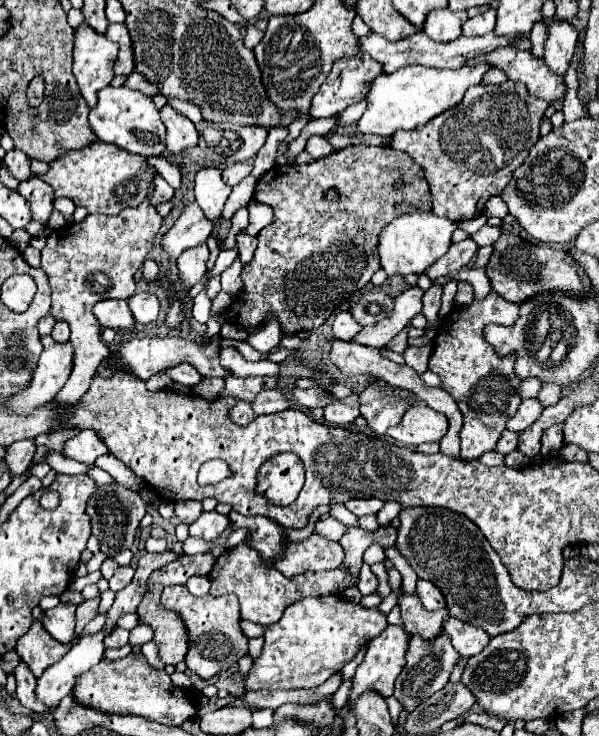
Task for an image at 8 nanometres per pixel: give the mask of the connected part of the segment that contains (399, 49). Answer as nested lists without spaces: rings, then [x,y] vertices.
[[[418,31],[418,33],[410,35],[410,37],[406,37],[406,39],[402,39],[402,41],[394,41],[394,43],[386,41],[384,37],[380,37],[380,35],[376,35],[376,33],[370,33],[368,37],[360,39],[360,51],[368,53],[372,59],[376,59],[378,63],[382,63],[384,73],[390,75],[390,73],[394,73],[394,71],[398,71],[398,69],[402,69],[402,67],[406,67],[406,65],[426,65],[426,67],[460,69],[468,59],[474,59],[474,57],[478,57],[478,55],[486,55],[486,53],[494,51],[496,47],[504,47],[504,45],[510,45],[510,43],[516,45],[516,47],[520,47],[520,51],[532,49],[532,41],[530,41],[530,37],[526,37],[526,35],[506,35],[506,37],[498,37],[498,35],[494,35],[494,33],[488,33],[488,35],[480,35],[480,37],[476,37],[476,39],[460,35],[460,37],[454,39],[454,41],[436,43],[436,41],[428,39],[428,35],[424,35],[422,31]]]

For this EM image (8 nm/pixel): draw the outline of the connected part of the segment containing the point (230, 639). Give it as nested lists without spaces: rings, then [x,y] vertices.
[[[172,585],[162,591],[162,607],[176,611],[184,619],[190,637],[190,649],[184,661],[198,677],[210,679],[236,665],[238,659],[248,653],[248,637],[240,629],[240,607],[236,595],[194,597],[184,585]]]

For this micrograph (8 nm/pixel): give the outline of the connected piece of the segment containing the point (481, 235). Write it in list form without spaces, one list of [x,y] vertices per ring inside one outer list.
[[[484,225],[471,238],[478,244],[479,247],[493,245],[500,237],[502,229],[500,226]]]

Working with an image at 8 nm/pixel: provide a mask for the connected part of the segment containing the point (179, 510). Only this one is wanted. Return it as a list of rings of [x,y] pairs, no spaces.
[[[182,500],[174,503],[174,513],[181,523],[190,524],[203,513],[202,503],[196,500]]]

